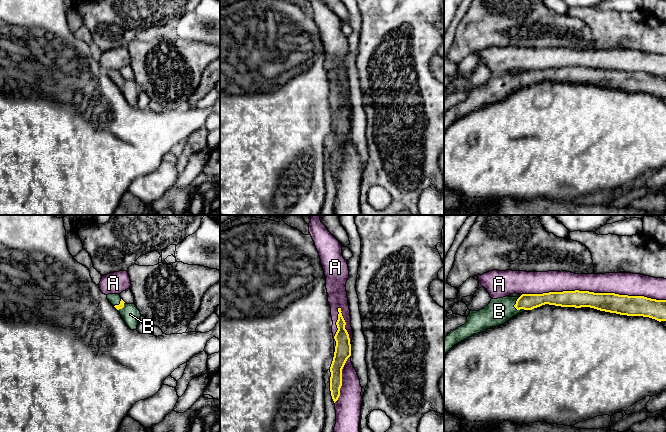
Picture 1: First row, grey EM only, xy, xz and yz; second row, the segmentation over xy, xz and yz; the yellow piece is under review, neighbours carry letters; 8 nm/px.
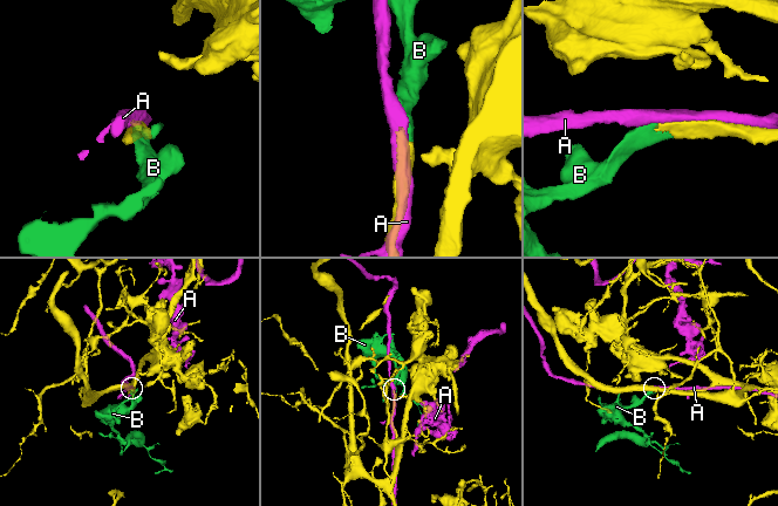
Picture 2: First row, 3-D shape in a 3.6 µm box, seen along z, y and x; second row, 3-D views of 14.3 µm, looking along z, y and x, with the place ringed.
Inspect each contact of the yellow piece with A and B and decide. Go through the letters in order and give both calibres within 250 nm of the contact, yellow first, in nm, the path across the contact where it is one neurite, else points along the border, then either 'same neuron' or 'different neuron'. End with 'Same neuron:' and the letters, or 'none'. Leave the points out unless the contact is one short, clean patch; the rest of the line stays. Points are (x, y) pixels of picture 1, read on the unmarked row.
A: calibres 160 and 180 nm; different neuron
B: calibres 130 and 200 nm; way yz (526, 77), (516, 84), (504, 84), (499, 87); same neuron
Same neuron: B

